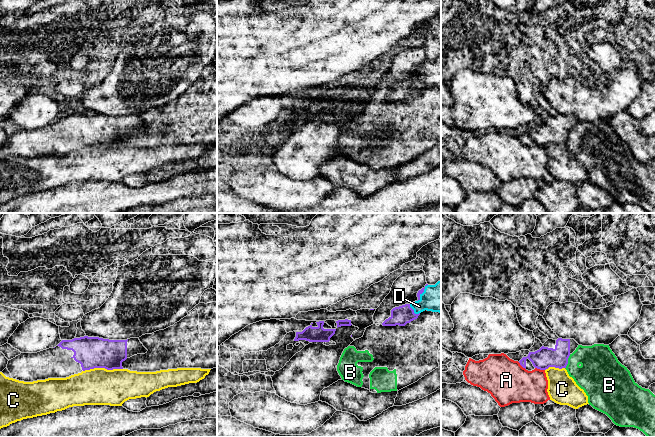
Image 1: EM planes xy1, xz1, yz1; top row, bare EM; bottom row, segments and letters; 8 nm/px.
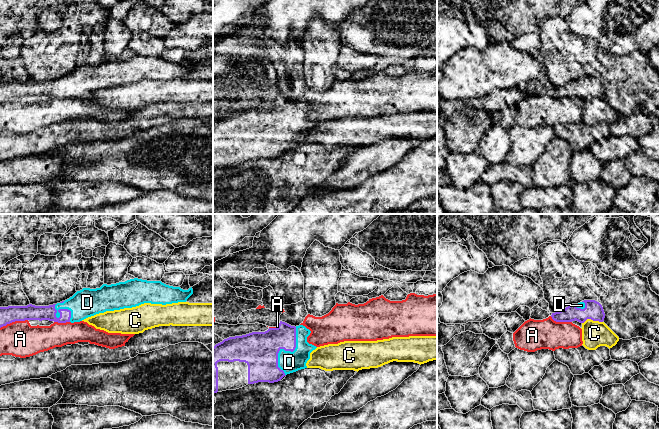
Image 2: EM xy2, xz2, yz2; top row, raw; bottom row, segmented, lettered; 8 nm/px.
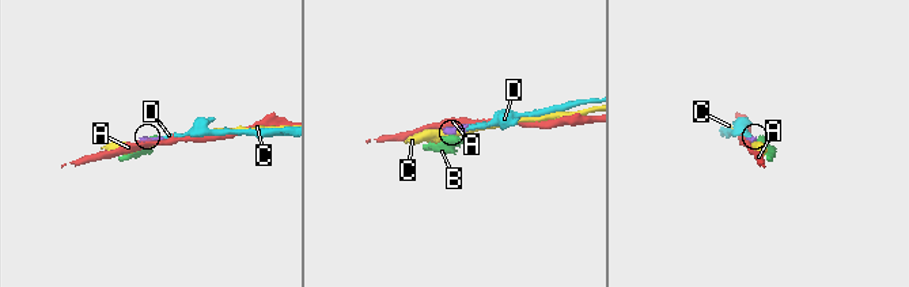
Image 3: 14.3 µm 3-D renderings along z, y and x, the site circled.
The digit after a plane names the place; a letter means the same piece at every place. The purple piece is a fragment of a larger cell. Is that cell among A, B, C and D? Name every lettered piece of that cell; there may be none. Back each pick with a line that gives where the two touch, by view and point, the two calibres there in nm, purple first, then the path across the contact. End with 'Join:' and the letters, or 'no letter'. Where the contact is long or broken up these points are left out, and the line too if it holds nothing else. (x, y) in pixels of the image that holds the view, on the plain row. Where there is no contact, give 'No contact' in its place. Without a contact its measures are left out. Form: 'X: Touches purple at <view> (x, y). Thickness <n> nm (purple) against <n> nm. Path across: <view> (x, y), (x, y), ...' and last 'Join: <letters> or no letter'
D: Touches purple at xz2 (285, 126). Thickness 300 nm (purple) against 170 nm. Path across: xz2 (259, 126), (285, 126), (289, 130), (289, 138)
Join: D

